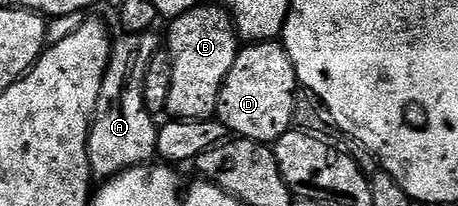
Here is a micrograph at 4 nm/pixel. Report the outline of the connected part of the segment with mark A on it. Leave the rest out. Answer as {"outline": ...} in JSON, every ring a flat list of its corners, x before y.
{"outline":[[145,31,139,35,123,34,122,39,113,40,108,69,100,85,100,101,94,110,94,122,90,125,90,140,86,142,90,174,95,180,113,179,122,171,149,164,157,156,159,124,144,105,144,77,148,73,148,65,152,65,152,57,160,49,160,39,156,36,154,31]]}

